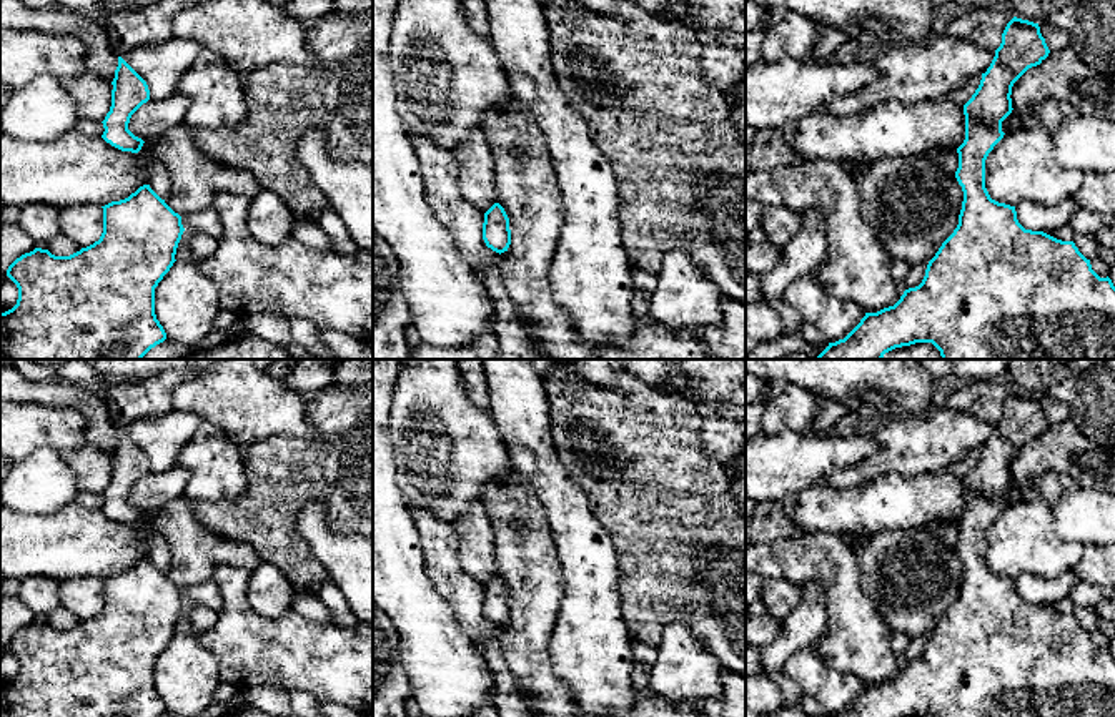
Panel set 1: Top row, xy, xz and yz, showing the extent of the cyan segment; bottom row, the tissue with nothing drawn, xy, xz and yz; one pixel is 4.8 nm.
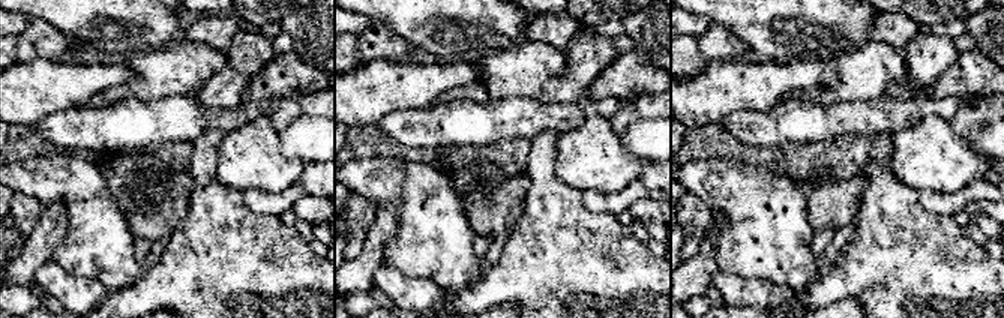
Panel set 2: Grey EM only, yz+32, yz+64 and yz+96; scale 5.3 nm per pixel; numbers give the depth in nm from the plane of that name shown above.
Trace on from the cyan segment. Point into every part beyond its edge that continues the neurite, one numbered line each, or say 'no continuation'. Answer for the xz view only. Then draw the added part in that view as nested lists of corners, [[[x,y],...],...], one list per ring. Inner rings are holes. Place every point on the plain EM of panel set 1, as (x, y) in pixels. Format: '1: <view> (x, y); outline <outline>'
no continuation

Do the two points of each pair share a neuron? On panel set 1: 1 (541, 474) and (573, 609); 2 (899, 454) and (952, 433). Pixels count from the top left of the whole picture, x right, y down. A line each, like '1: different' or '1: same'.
1: same
2: same

